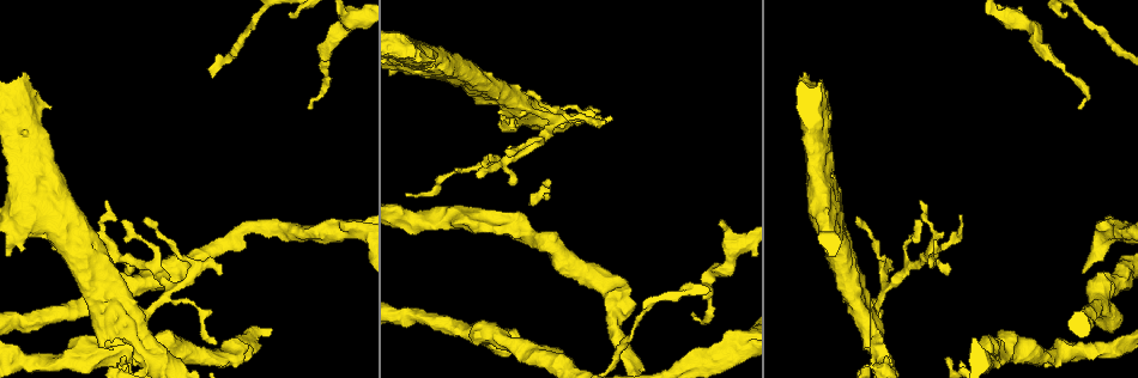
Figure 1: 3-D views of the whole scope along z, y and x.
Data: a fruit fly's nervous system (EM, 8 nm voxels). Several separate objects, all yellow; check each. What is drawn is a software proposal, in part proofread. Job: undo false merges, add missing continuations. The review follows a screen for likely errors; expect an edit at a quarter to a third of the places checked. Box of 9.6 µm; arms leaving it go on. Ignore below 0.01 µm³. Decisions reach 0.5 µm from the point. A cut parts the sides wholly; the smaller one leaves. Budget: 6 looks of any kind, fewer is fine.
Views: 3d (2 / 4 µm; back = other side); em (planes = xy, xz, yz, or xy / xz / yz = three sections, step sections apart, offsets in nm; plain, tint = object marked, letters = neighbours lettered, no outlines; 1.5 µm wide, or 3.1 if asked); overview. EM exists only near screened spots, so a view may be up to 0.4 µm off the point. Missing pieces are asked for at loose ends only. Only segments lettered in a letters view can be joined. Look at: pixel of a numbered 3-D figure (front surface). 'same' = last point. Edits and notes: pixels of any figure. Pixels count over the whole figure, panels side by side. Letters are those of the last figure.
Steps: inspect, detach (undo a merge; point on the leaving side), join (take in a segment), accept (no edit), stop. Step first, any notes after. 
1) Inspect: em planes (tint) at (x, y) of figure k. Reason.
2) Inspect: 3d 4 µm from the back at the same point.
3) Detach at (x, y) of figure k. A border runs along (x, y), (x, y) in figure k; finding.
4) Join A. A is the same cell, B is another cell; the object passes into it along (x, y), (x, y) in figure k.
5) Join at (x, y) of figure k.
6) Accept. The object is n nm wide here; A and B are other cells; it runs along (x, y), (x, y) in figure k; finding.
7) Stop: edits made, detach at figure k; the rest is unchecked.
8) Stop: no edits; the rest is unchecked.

Inspect: em planes (tint) at (610, 296) of figure 1.

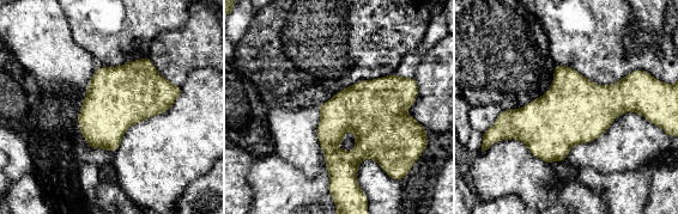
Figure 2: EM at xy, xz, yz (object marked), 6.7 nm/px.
Inspect: em planes (letters) at the same point.

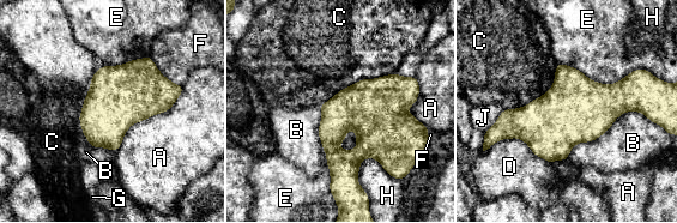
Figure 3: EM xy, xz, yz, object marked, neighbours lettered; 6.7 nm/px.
Accept. A, B, C, D, E, F, G, H and J are other cells; a border runs along (394, 72), (361, 78), (319, 106) in figure 3; one cell here.

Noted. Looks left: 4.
Inspect: em planes (plain) at (949, 266) of figure 1. Thin end.

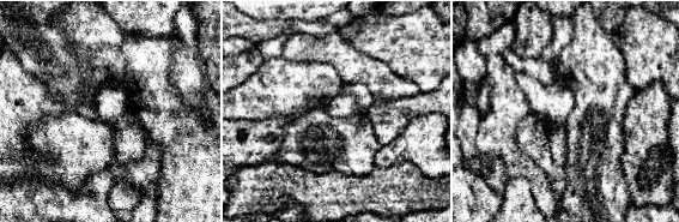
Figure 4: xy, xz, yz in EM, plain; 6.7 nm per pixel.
Inspect: em planes (letters) at the same point.

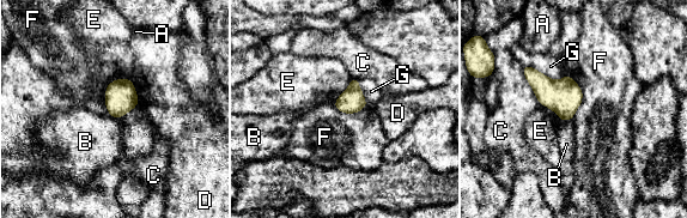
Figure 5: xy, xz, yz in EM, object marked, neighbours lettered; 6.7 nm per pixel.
Accept. The object is 160 nm wide here; A, B, C, D, E, F and G are other cells; no lettered segment goes on from it.

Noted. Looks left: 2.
Inspect: 3d 2 µm at (1070, 76) of figure 1. Sudden change in width.

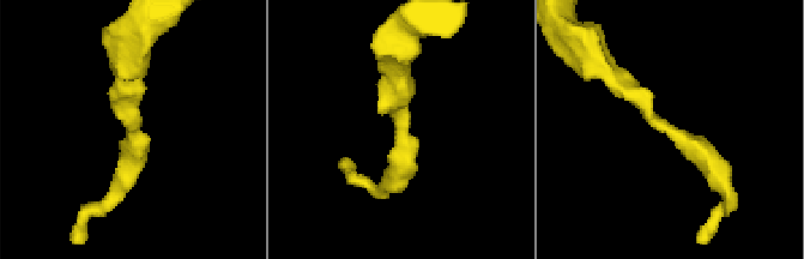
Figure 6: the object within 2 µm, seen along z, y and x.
Inspect: em planes (letters) at (137, 130) of figure 6.

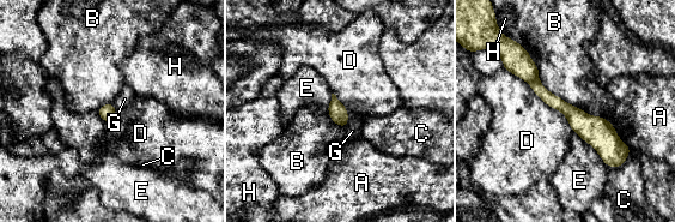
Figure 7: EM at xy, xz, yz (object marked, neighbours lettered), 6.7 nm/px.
Accept. A, B, C, D, E, G and H are other cells; a border runs along (347, 109), (347, 124), (344, 127) in figure 7; continuous, no second cell.

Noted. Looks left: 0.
Stop: no edits; the rest is unchecked.

